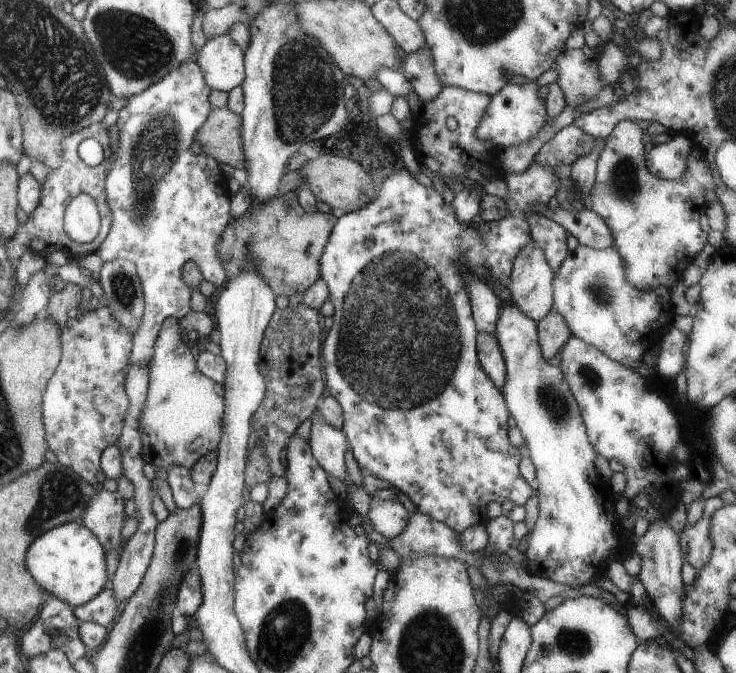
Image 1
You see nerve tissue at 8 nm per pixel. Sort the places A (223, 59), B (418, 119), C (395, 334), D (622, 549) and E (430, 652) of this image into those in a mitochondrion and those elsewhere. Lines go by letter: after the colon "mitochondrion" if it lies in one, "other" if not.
A: other
B: other
C: mitochondrion
D: other
E: mitochondrion

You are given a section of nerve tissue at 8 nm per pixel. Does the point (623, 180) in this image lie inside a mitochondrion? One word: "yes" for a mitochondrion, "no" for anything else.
yes

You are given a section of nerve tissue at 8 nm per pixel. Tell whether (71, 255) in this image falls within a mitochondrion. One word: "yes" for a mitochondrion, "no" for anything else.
no

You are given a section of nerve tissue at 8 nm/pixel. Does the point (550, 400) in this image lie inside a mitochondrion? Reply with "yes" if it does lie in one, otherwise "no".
yes

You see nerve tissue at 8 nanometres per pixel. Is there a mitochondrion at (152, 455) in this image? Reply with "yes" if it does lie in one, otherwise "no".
no

